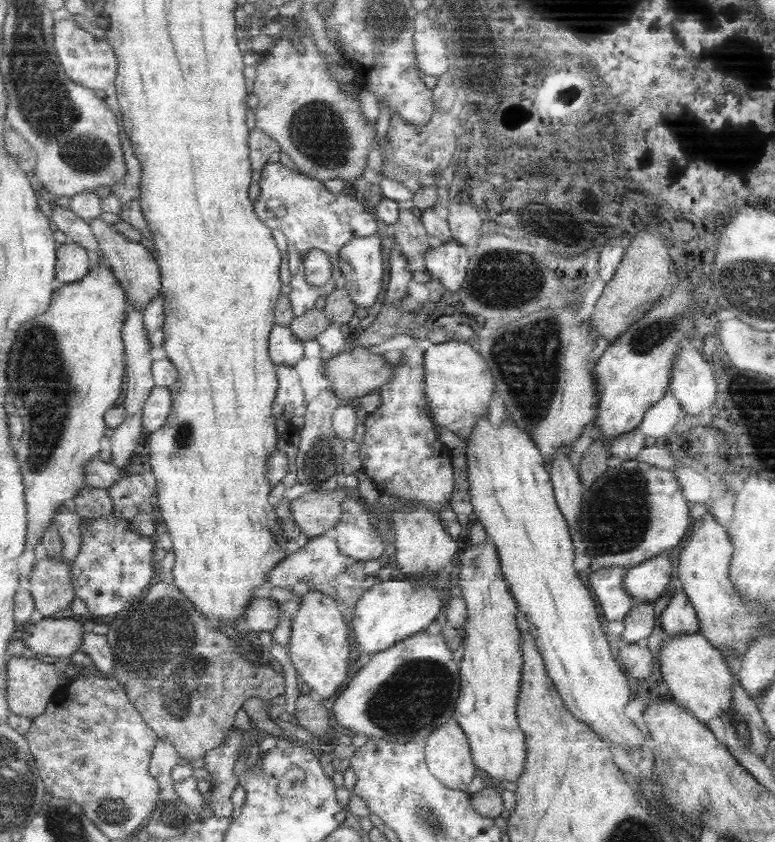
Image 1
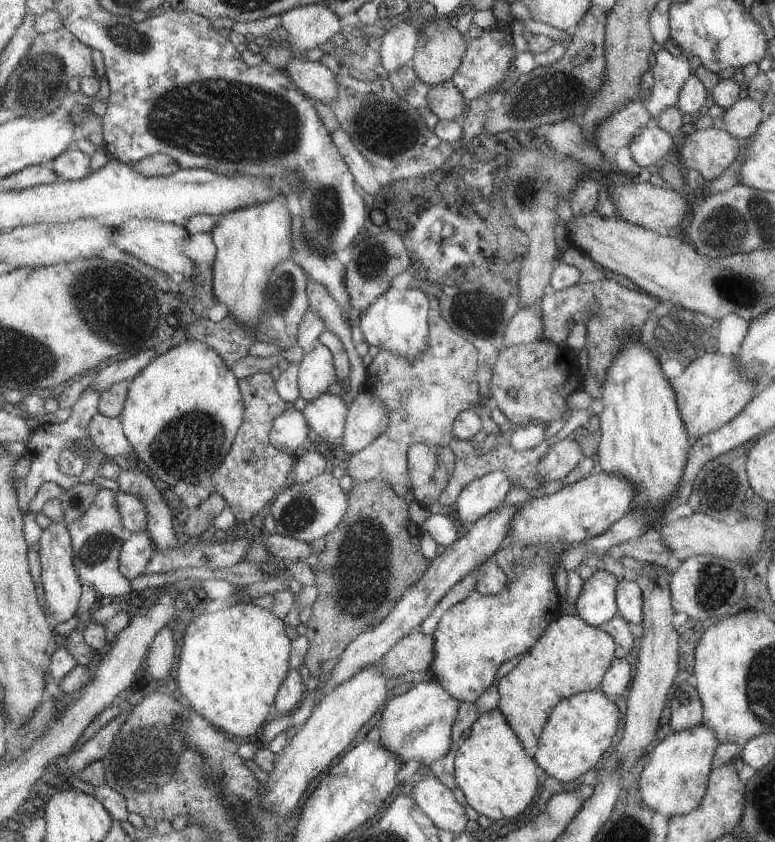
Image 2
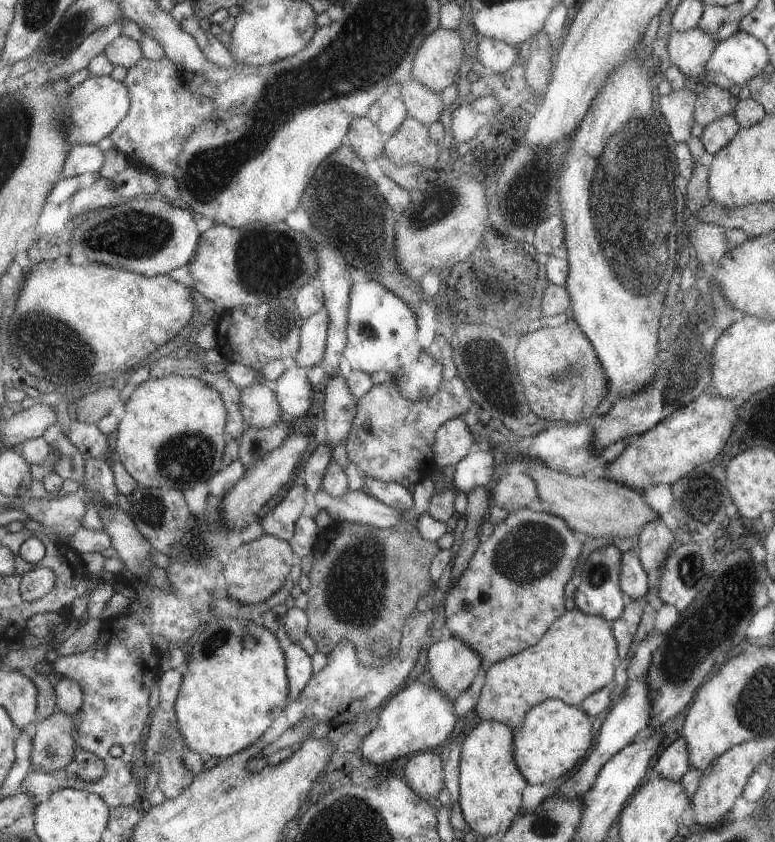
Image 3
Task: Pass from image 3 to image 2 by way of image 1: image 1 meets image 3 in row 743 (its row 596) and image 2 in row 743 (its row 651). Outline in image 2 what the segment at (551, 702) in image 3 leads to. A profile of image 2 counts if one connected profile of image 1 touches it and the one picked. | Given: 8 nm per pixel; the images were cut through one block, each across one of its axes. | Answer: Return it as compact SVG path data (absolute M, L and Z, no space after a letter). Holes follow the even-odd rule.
M626 658L614 659L597 689L568 696L551 708L537 740L539 744L531 753L532 759L547 776L559 782L569 782L600 765L609 753L611 738L619 724L620 713L614 700L629 686L631 679L631 668Z

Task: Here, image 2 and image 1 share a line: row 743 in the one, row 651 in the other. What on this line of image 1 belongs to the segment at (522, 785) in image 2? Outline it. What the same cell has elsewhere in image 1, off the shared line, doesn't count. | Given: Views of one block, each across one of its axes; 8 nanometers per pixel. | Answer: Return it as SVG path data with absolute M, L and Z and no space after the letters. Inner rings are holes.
M487 541L462 547L459 587L467 605L460 697L455 718L468 735L476 770L493 780L516 783L525 765L525 736L516 721L515 705L521 683L521 632L515 622L516 601L500 570L496 547Z

